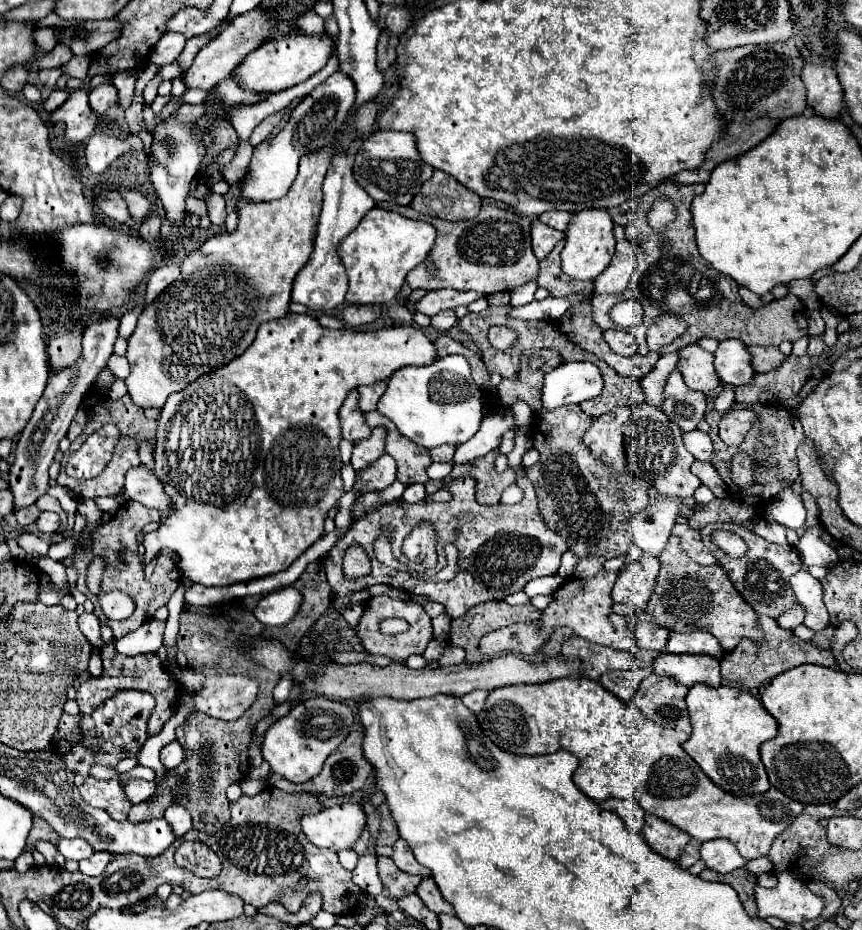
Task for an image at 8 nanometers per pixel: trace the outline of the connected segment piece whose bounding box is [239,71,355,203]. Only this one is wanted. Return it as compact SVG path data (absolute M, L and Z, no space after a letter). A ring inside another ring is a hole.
M341 71L333 73L321 85L317 85L293 109L287 125L273 137L273 141L263 141L253 149L251 163L239 181L241 197L249 203L281 199L289 191L297 175L297 165L301 155L315 153L329 147L335 141L339 127L343 127L347 119L347 111L351 109L353 103L355 103L355 85Z

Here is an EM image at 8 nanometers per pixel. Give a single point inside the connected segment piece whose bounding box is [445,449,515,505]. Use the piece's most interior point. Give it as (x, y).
(490, 485)

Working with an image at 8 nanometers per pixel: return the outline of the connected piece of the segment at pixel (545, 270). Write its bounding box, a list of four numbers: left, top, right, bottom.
[539,238,593,297]

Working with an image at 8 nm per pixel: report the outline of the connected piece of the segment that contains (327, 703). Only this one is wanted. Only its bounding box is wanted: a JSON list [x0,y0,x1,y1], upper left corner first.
[263,697,355,783]

